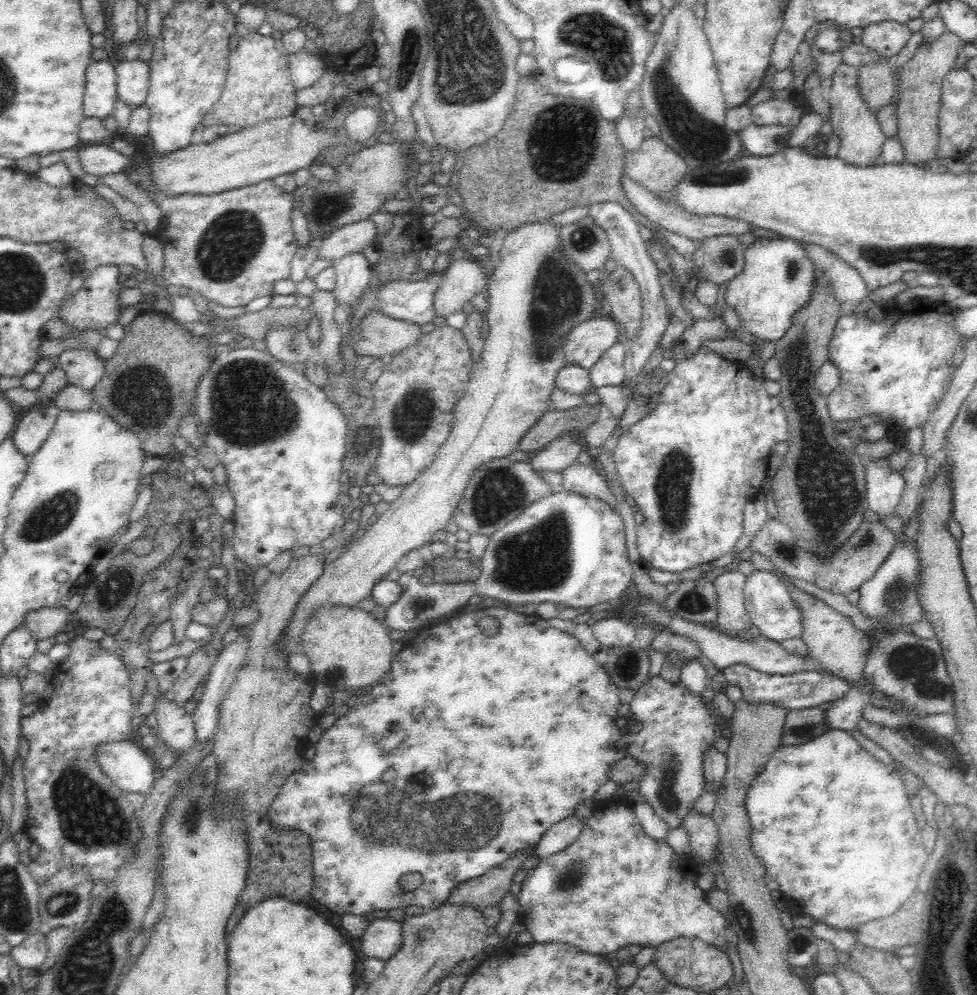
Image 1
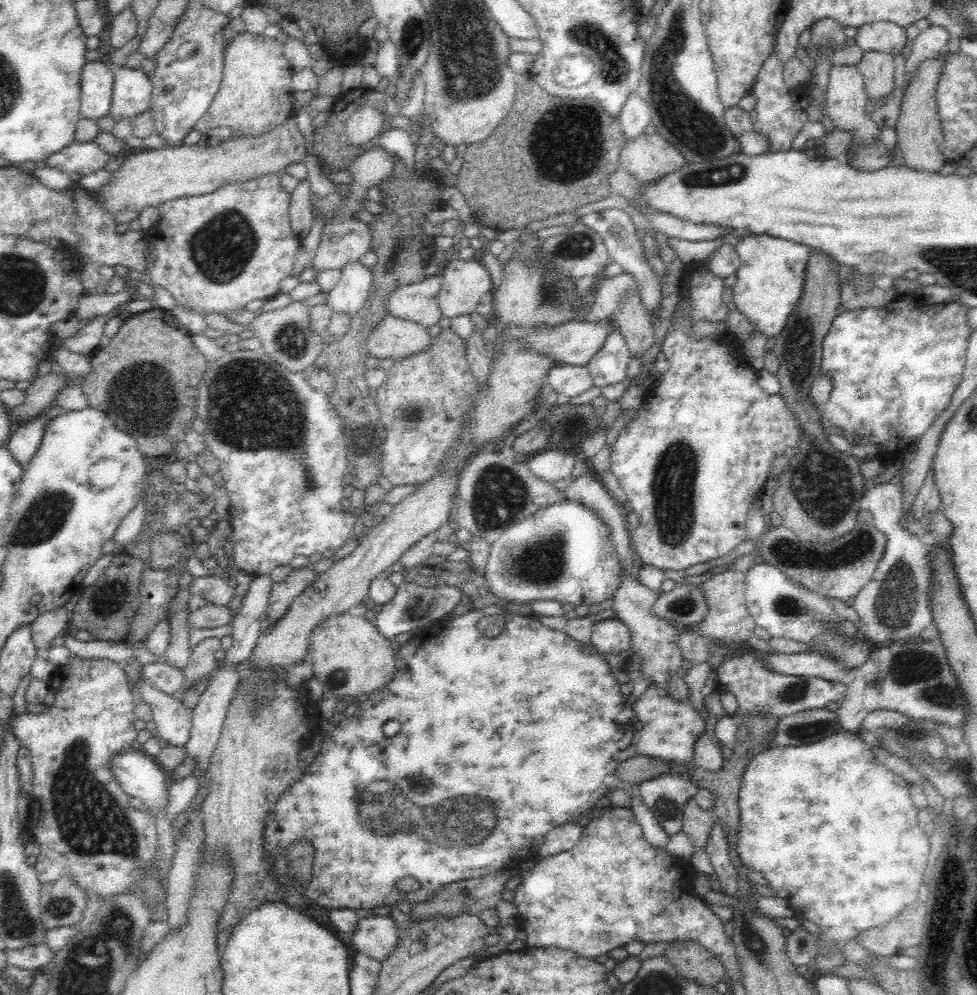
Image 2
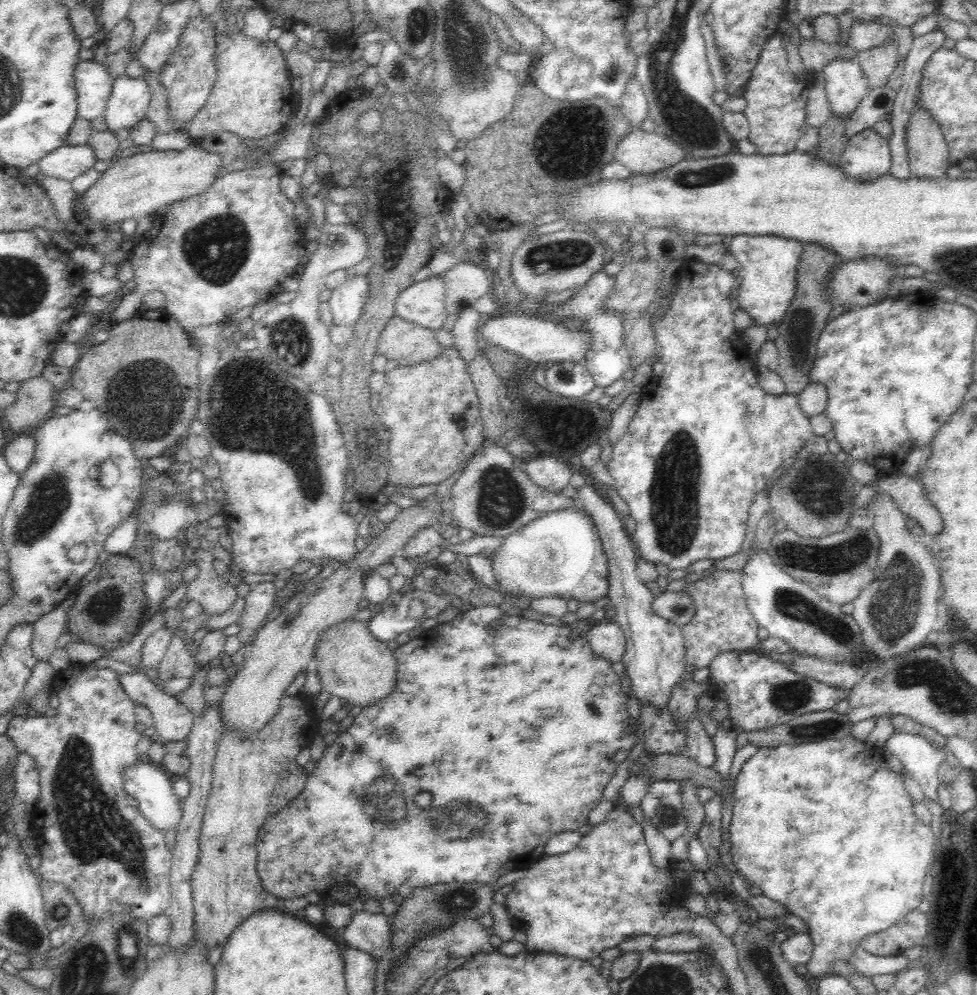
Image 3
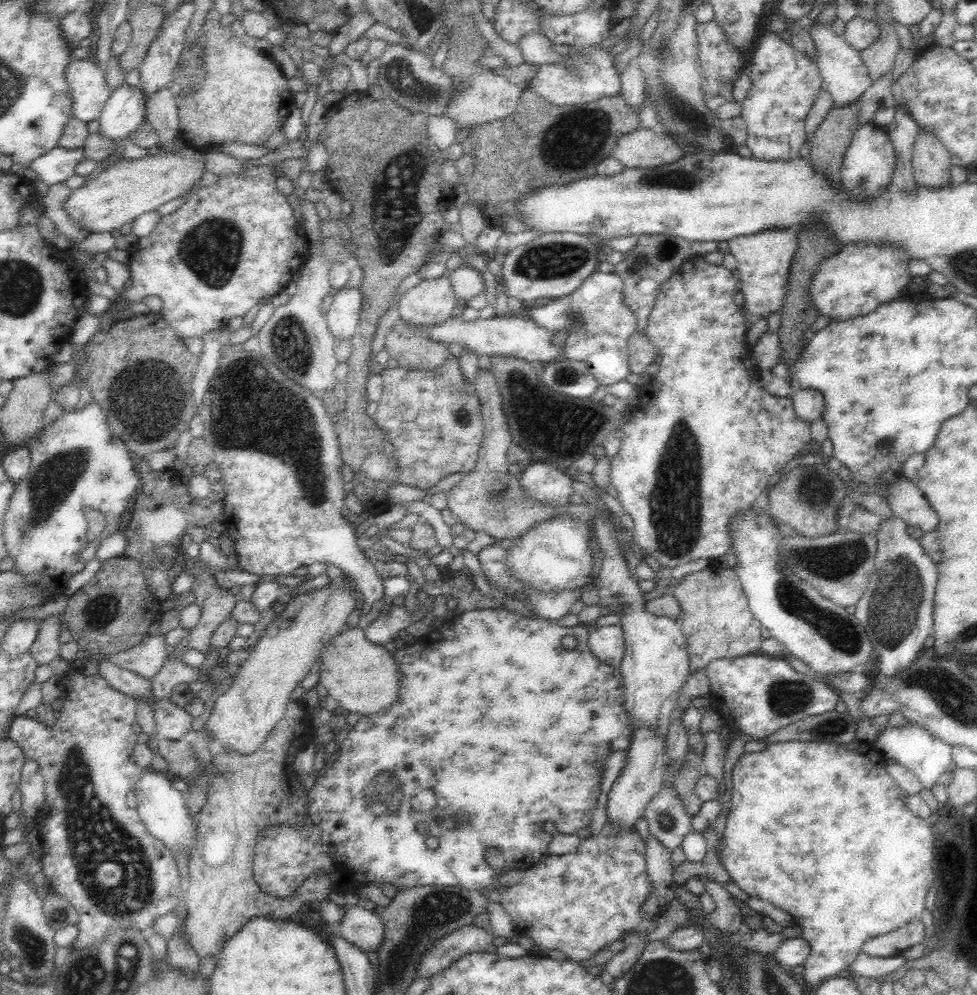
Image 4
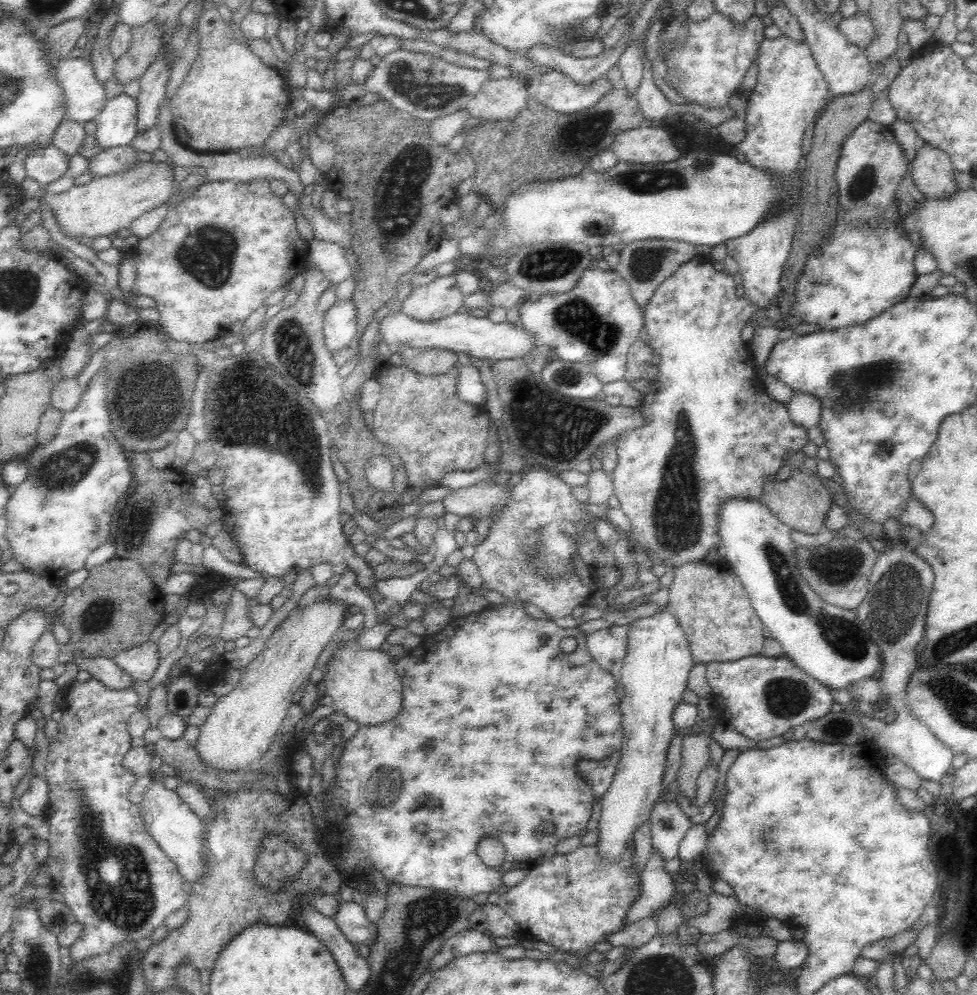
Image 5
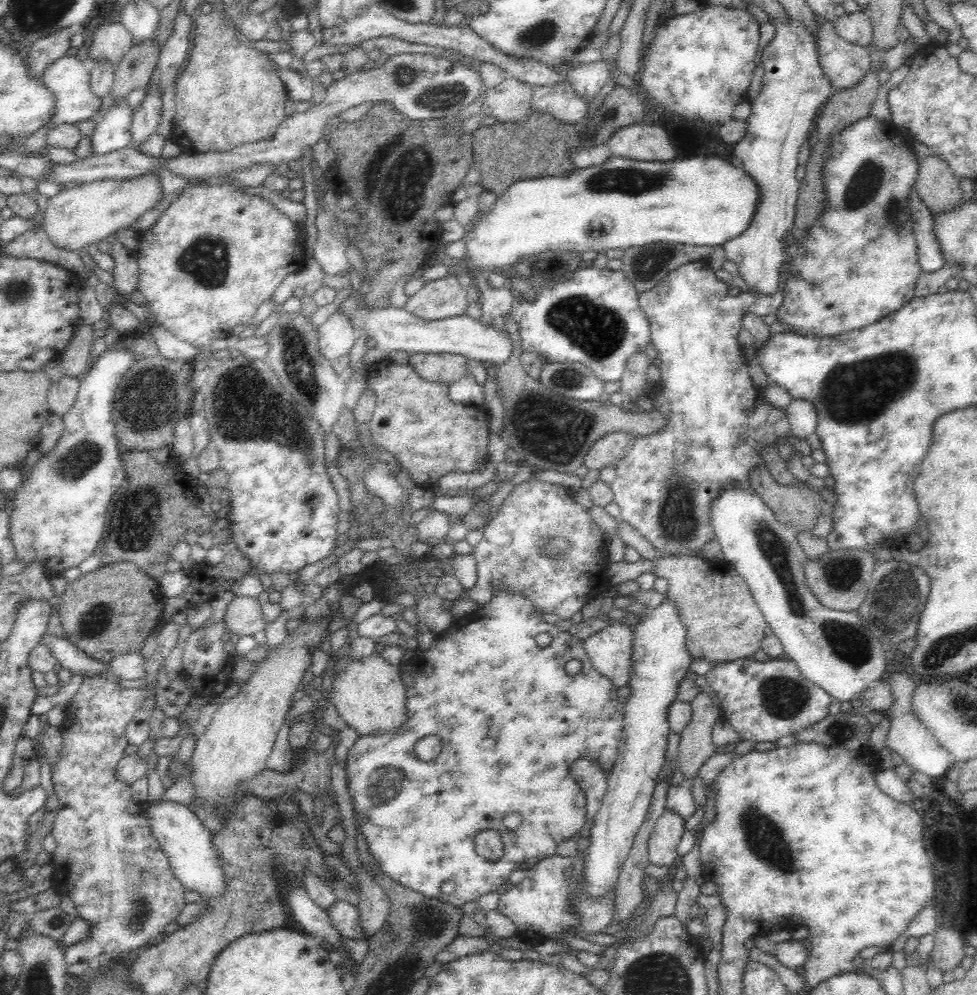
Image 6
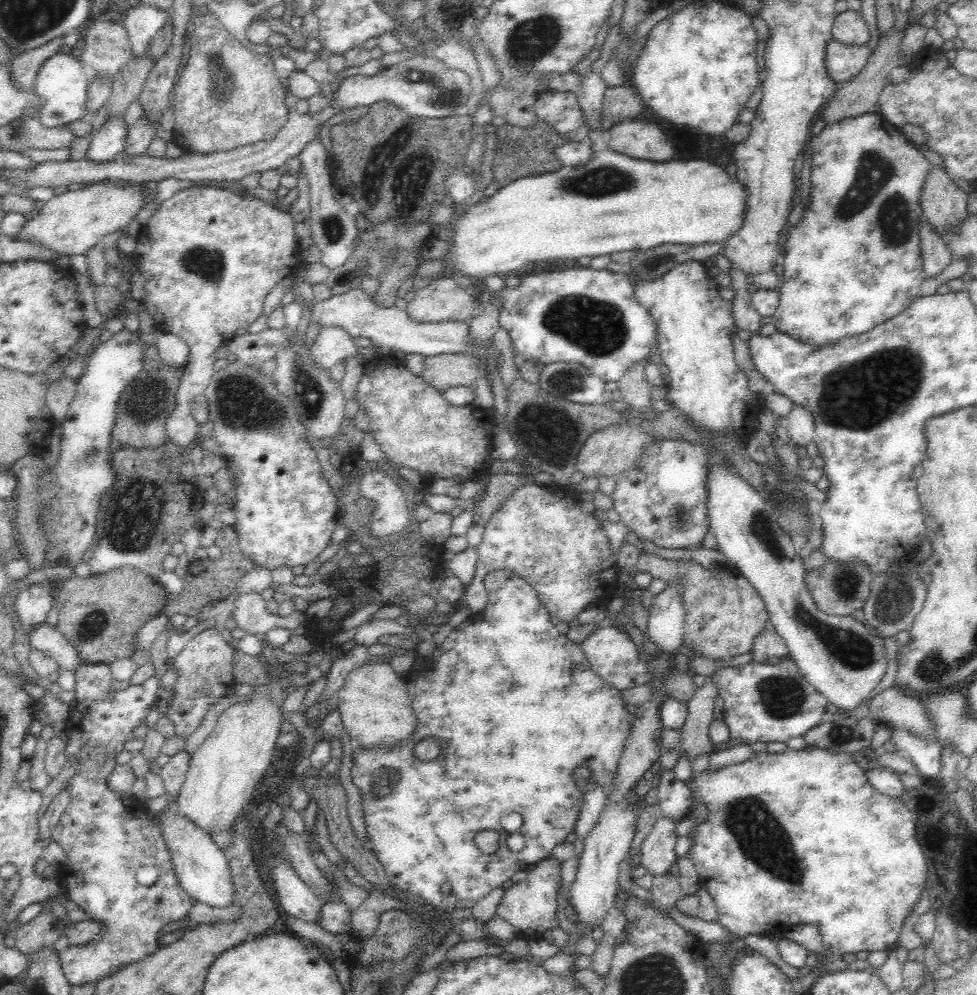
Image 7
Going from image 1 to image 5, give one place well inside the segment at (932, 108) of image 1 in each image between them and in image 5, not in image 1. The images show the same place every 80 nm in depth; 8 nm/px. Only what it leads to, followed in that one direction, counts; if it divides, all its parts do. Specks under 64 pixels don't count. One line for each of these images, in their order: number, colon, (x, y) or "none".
2: (920, 137)
3: (928, 153)
4: (931, 161)
5: (932, 172)

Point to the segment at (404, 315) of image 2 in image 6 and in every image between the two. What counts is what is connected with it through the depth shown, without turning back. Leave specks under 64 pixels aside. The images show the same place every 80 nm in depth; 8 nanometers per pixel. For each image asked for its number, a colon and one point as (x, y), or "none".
3: (423, 303)
4: (432, 301)
5: (442, 297)
6: (445, 297)

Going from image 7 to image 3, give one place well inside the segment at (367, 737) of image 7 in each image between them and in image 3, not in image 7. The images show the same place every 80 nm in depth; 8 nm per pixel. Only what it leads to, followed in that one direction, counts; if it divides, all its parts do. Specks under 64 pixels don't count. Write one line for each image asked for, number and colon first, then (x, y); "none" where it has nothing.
3: (360, 670)
4: (363, 678)
5: (364, 684)
6: (369, 694)

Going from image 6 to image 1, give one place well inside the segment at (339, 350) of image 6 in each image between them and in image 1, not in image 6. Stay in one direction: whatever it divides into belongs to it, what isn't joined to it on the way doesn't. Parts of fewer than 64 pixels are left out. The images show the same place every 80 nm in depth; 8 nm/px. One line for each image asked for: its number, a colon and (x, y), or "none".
1: (353, 273)
2: (347, 297)
3: (346, 303)
4: (342, 317)
5: (339, 328)

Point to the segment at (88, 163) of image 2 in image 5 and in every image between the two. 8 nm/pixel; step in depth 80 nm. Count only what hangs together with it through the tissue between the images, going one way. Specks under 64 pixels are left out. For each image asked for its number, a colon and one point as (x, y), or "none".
3: (66, 162)
4: (53, 167)
5: (45, 165)

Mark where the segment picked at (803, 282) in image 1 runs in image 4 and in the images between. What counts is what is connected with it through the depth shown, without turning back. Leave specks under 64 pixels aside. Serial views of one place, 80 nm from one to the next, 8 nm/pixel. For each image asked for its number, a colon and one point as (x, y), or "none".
2: (771, 274)
3: (767, 263)
4: (763, 259)

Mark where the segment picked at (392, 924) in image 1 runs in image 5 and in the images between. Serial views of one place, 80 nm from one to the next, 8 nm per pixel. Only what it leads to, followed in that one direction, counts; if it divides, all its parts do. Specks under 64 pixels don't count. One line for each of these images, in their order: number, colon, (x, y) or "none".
2: (377, 936)
3: (369, 932)
4: (359, 926)
5: (350, 918)

